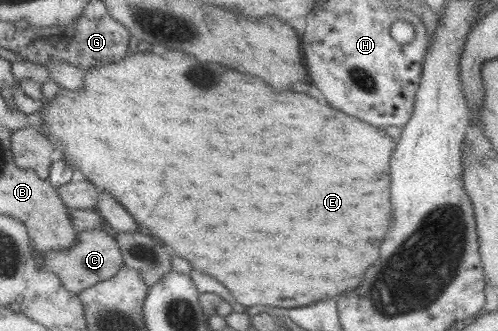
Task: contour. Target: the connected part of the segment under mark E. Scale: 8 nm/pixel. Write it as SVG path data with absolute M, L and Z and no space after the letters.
M150 49L133 53L128 57L125 56L120 62L107 62L100 66L94 66L93 68L86 70L84 77L85 86L83 86L82 90L77 90L76 93L74 93L72 90L66 90L61 87L58 95L52 99L50 103L46 102L46 100L42 100L44 106L40 109L40 114L44 117L44 125L47 127L46 136L50 136L61 143L64 147L64 160L84 174L87 181L94 183L100 190L106 191L108 194L113 194L114 198L116 198L116 200L134 216L134 220L140 222L142 226L150 228L150 232L152 232L154 236L162 238L166 244L172 244L174 248L180 246L180 258L186 258L186 260L192 264L192 268L196 268L196 270L200 270L200 272L204 272L204 274L214 276L218 282L222 282L222 284L232 292L232 296L237 302L246 307L256 306L256 304L262 302L266 307L279 306L284 308L298 308L298 306L316 304L316 302L322 300L322 298L332 298L332 296L344 294L344 292L348 292L348 290L356 290L356 288L362 284L362 280L364 280L364 276L366 276L366 270L368 270L372 264L378 262L378 258L380 258L380 242L382 242L382 238L384 238L384 236L388 234L388 230L390 230L390 218L392 218L392 202L390 202L390 182L392 182L392 178L390 178L390 158L392 158L394 148L397 147L397 139L388 136L384 129L370 126L366 122L358 120L356 117L350 118L348 114L342 114L340 110L334 110L332 106L322 106L318 100L314 100L314 98L308 96L308 94L292 92L292 90L290 90L290 92L274 92L274 90L270 90L270 86L268 86L264 80L254 78L252 74L242 74L242 72L236 72L236 70L228 70L226 66L222 66L222 72L218 72L218 76L216 76L216 72L214 72L214 70L208 70L204 62L200 62L200 60L196 60L194 56L188 56L188 54L184 54L184 52L168 52L168 54L164 54L164 56L158 56L158 54L148 54L148 50Z

